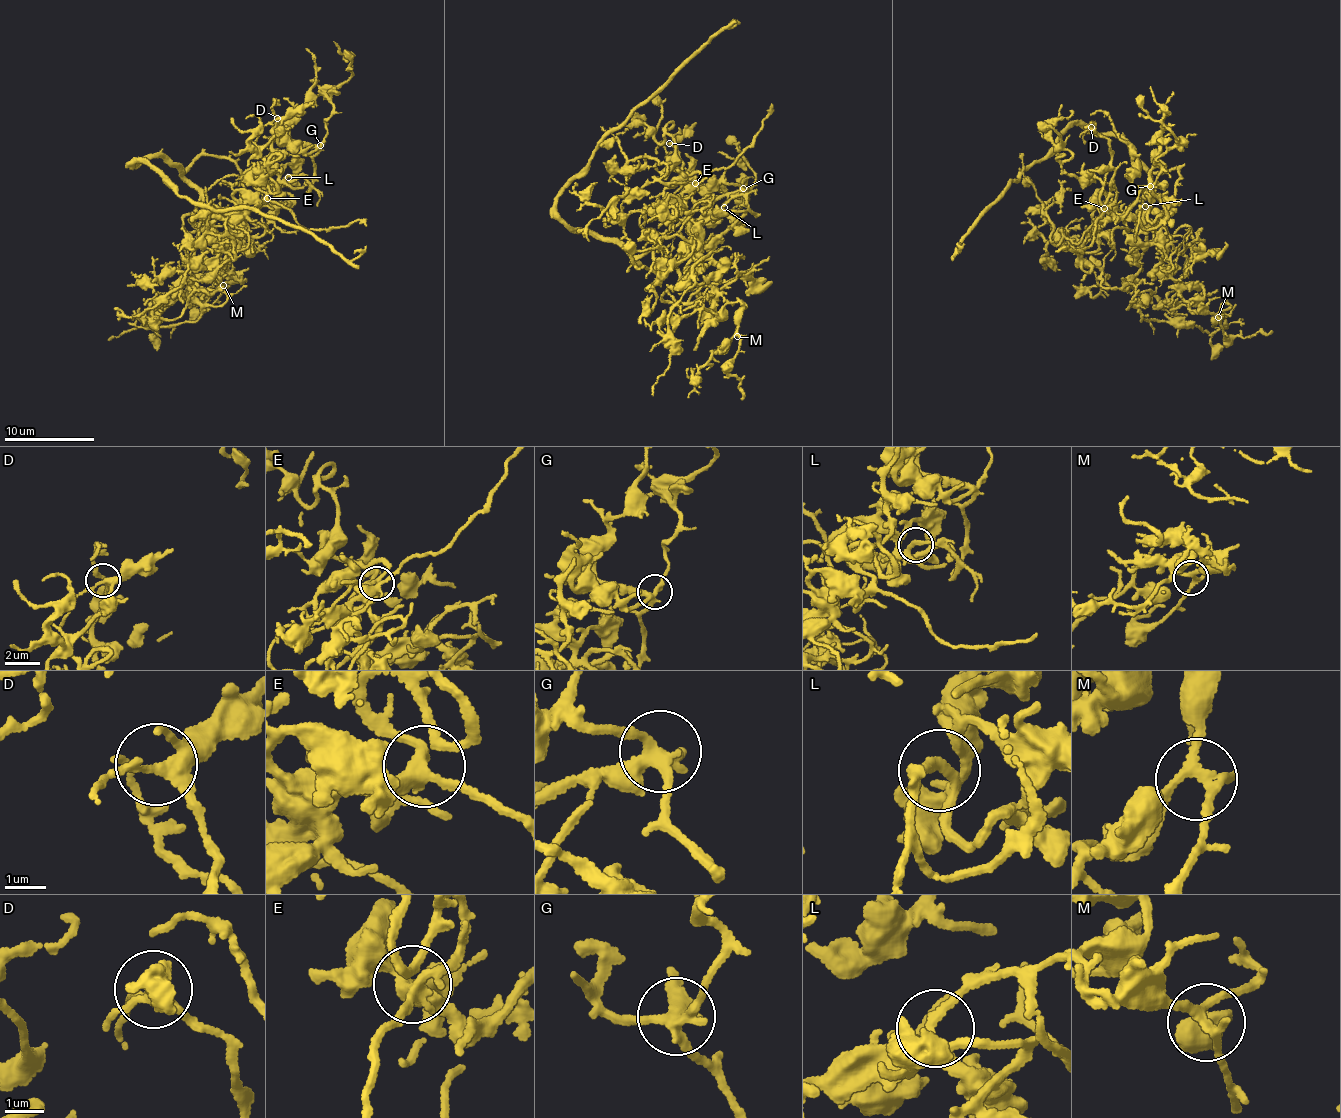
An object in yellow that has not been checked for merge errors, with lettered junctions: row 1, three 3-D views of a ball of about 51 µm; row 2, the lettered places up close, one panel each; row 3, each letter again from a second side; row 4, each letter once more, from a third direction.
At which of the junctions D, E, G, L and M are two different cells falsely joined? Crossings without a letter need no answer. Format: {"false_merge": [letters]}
{"false_merge": []}

